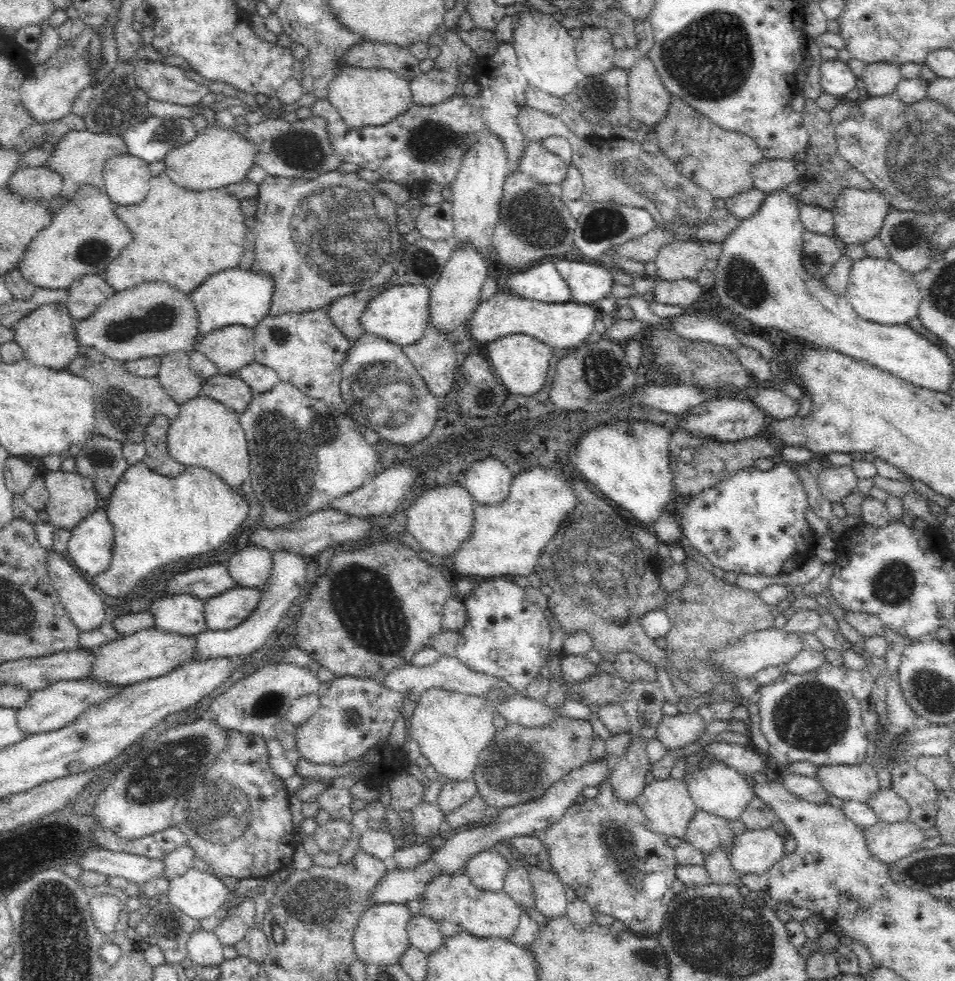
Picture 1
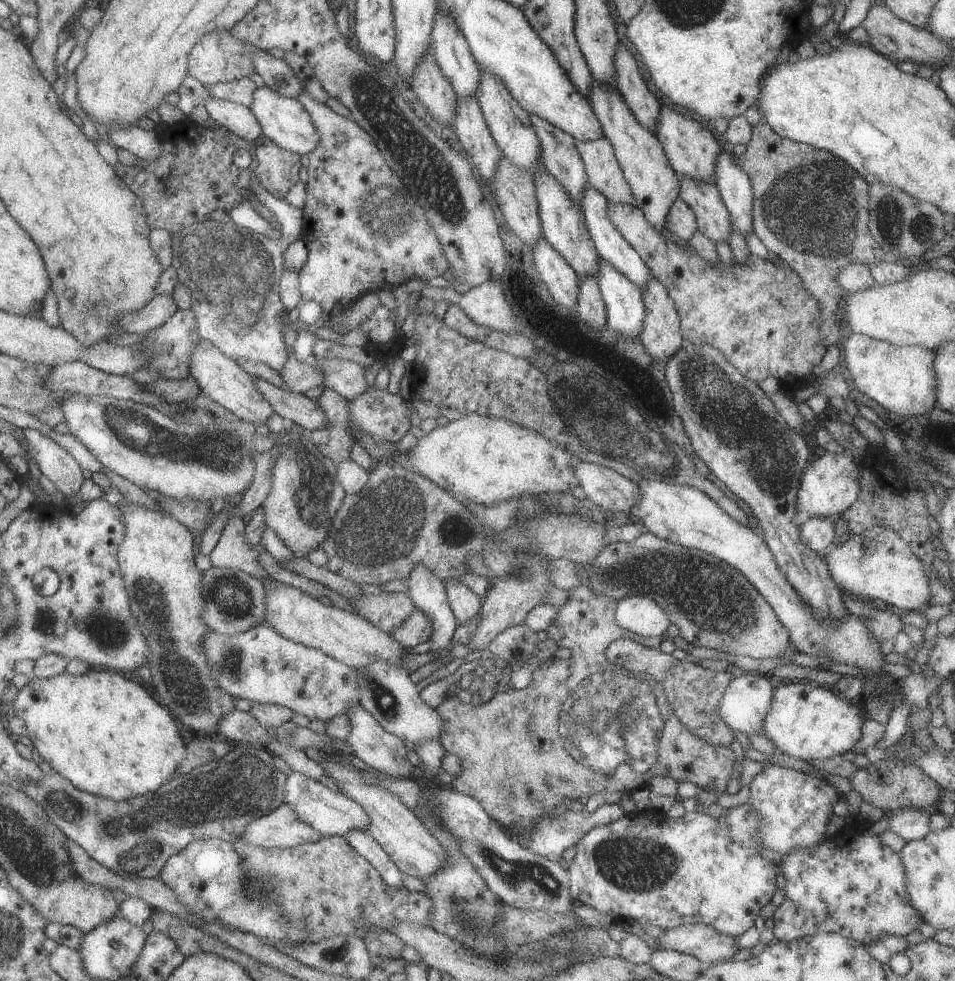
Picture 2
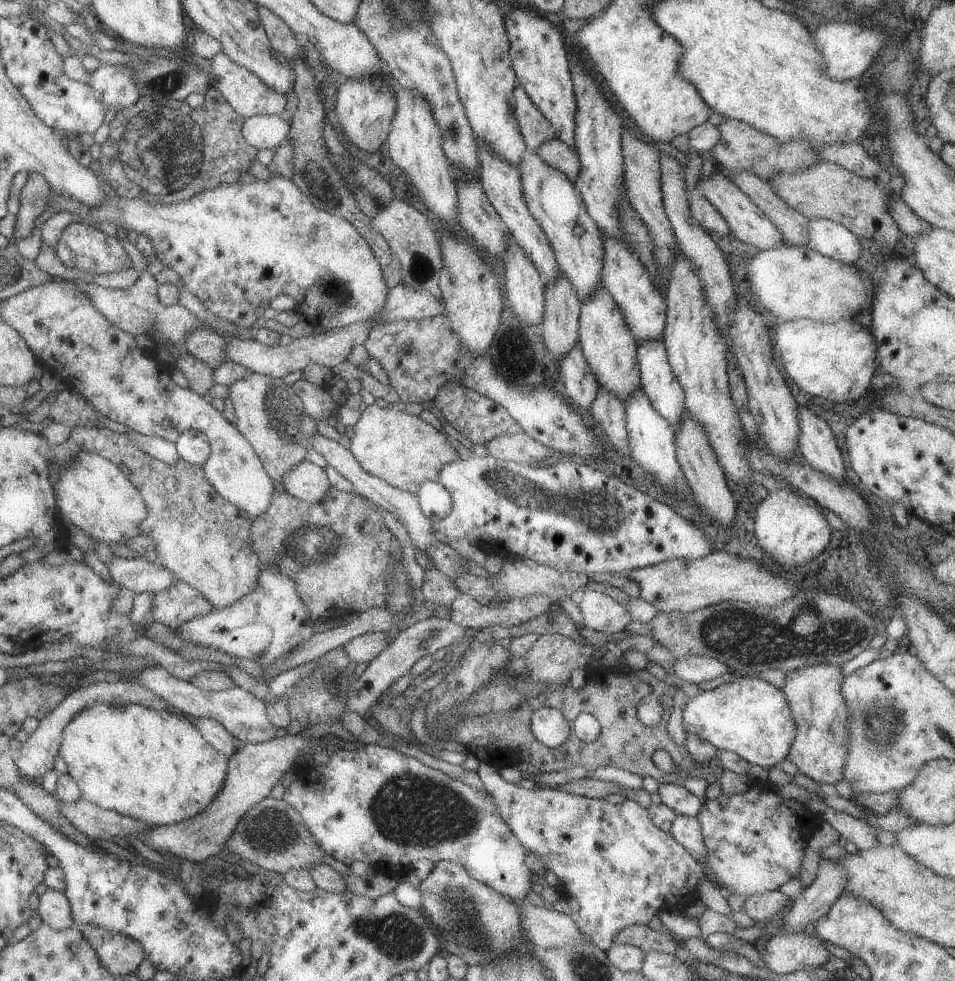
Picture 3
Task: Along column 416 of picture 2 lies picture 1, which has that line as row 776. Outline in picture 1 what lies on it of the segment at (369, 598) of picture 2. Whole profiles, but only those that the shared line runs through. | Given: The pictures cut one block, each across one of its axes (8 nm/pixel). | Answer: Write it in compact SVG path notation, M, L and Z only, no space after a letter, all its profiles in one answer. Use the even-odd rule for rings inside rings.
M608 772L606 780L602 780L602 782L598 784L599 791L595 798L586 799L580 805L573 804L572 806L569 806L566 809L564 816L561 816L561 819L558 822L554 822L550 828L533 832L533 835L538 838L538 840L541 840L541 843L550 855L549 862L552 865L552 868L554 868L554 873L558 876L558 879L564 884L564 887L576 891L576 897L578 899L586 902L596 913L614 917L615 920L621 920L626 925L627 930L632 931L633 933L643 934L645 936L656 936L661 930L669 903L673 900L674 896L676 896L672 886L674 880L676 880L675 868L677 862L675 859L675 849L668 845L668 841L666 841L667 837L665 835L650 829L646 816L644 816L644 813L640 810L640 807L634 800L632 800L632 802L626 802L625 800L616 798L609 781L610 773L611 772Z

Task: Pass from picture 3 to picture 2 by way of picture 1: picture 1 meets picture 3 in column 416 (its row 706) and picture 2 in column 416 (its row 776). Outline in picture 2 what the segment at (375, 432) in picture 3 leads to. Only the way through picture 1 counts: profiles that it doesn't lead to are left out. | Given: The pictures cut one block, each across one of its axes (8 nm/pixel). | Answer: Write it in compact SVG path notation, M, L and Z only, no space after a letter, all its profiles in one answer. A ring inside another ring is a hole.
M476 413L454 419L444 427L437 426L420 439L408 454L414 472L423 474L435 485L455 496L460 495L466 497L467 501L487 505L518 499L522 495L538 496L543 493L570 492L572 488L581 486L573 471L573 467L581 462L575 454L548 440L543 434L535 433L515 422Z

